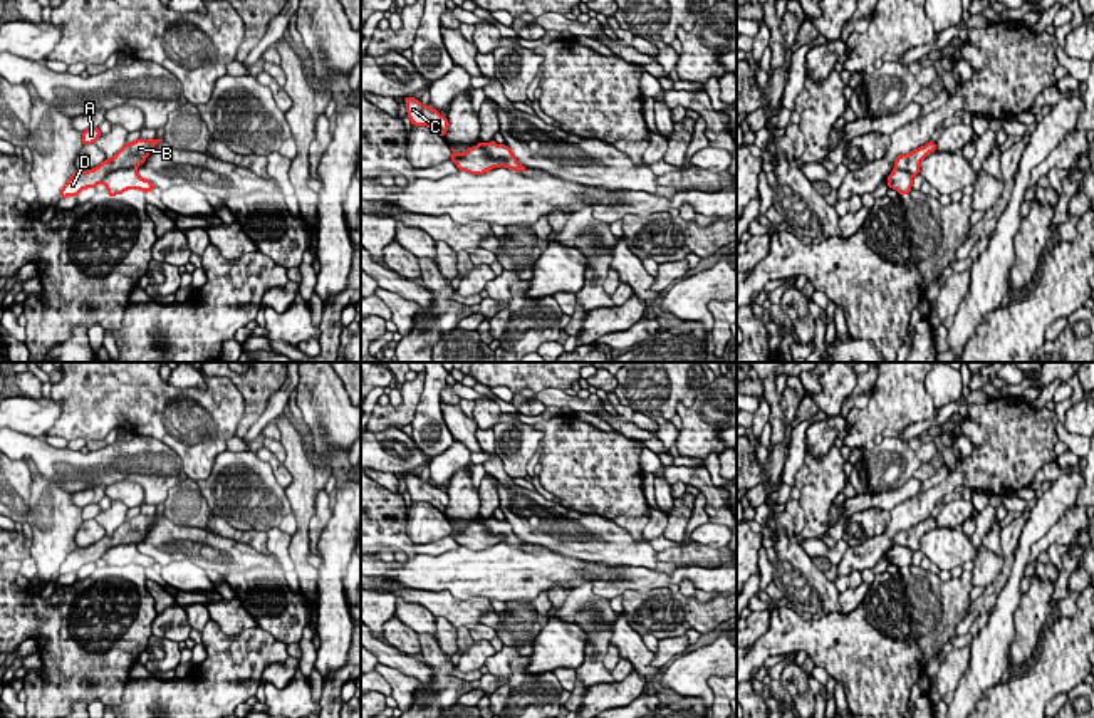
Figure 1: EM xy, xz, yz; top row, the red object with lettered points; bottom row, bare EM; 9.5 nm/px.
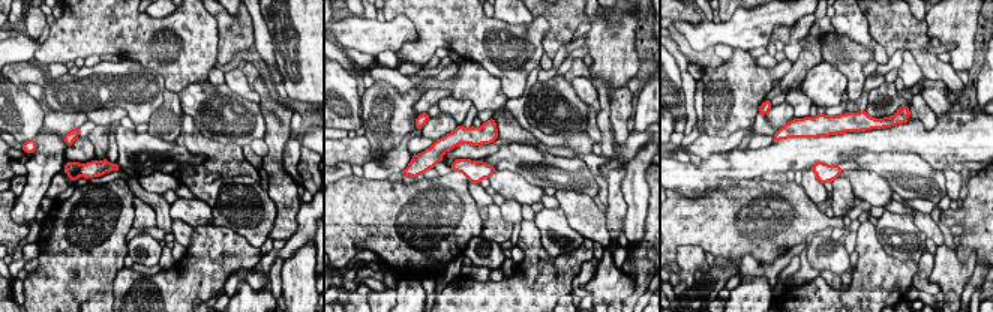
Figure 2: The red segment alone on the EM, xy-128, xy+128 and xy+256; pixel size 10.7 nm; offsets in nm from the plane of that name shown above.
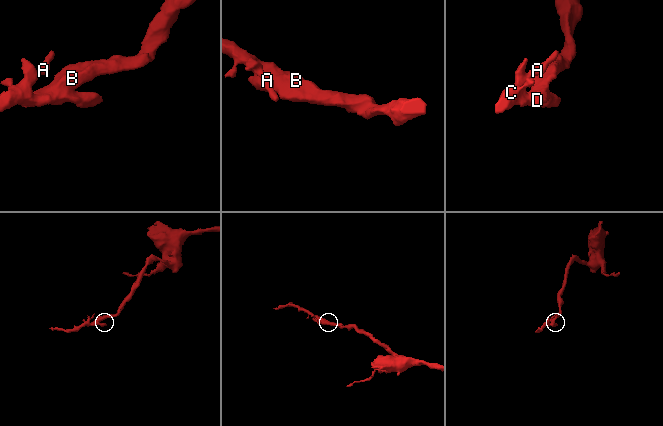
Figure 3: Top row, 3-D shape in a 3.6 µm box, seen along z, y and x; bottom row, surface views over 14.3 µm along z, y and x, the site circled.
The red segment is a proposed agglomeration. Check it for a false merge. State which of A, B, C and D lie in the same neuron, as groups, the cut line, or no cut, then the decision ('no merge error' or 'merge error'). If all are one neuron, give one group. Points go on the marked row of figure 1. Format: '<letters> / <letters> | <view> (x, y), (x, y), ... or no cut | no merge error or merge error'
A C / B D | xy (135, 166), (109, 171), (99, 182) | merge error

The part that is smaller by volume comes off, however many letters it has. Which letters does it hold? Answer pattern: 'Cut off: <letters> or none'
Cut off: A, C

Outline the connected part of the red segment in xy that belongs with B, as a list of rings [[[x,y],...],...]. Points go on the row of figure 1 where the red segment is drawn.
[[[141,139],[126,143],[111,159],[104,159],[89,171],[76,171],[62,186],[59,196],[77,196],[86,188],[96,188],[109,173],[124,168],[138,168],[146,161],[154,146],[163,139]]]

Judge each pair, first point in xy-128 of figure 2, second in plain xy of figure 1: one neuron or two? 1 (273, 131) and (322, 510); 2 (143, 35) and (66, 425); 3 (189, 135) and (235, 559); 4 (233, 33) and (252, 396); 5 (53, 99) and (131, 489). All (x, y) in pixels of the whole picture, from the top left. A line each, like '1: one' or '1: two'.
1: two
2: one
3: two
4: one
5: two

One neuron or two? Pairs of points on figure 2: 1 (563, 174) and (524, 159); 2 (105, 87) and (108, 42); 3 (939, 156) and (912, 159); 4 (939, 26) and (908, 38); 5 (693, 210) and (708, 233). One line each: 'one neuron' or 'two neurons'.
1: one neuron
2: two neurons
3: two neurons
4: two neurons
5: one neuron

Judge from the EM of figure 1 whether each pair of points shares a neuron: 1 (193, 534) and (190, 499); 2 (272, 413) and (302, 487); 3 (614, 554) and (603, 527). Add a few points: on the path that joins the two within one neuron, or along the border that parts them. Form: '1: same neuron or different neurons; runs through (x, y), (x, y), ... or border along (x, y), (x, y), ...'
1: different neurons; border along (163, 514), (177, 524), (202, 529)
2: different neurons; border along (281, 415), (274, 420)
3: same neuron; runs through (614, 547), (604, 534)

